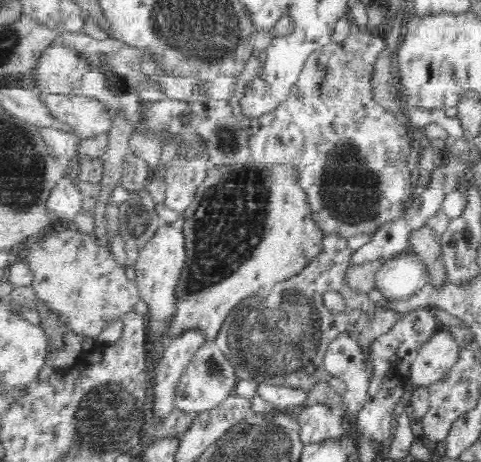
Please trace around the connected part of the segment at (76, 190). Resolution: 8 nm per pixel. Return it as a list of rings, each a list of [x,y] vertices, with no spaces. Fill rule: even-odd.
[[[68,174],[64,175],[52,188],[50,196],[45,204],[50,216],[50,222],[53,219],[75,219],[82,210],[82,196],[80,188],[73,184]]]

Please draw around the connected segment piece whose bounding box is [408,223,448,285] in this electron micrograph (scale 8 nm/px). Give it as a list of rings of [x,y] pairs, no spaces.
[[[427,223],[412,232],[408,249],[416,253],[418,258],[426,265],[430,273],[431,282],[434,285],[439,285],[444,278],[448,278],[442,262],[439,236]]]

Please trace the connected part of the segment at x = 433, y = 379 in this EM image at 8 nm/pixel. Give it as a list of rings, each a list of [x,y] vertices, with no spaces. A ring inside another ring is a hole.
[[[446,329],[436,332],[412,360],[408,372],[409,393],[429,390],[442,381],[459,356],[459,346]]]

